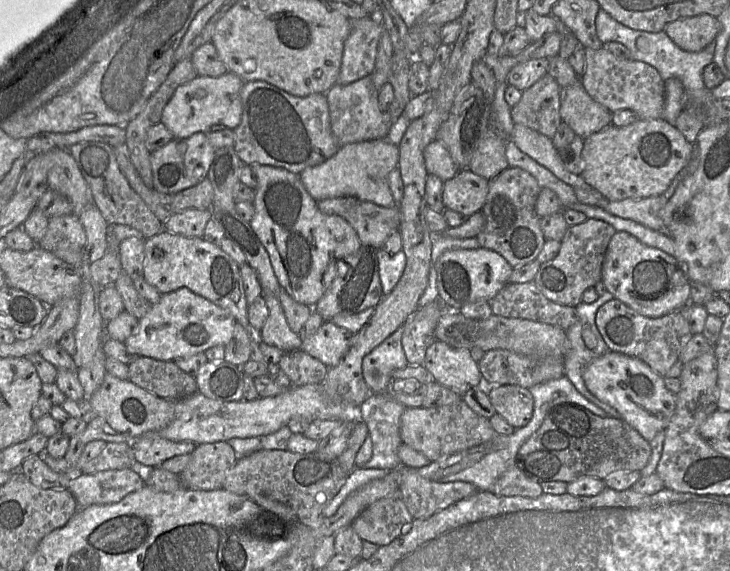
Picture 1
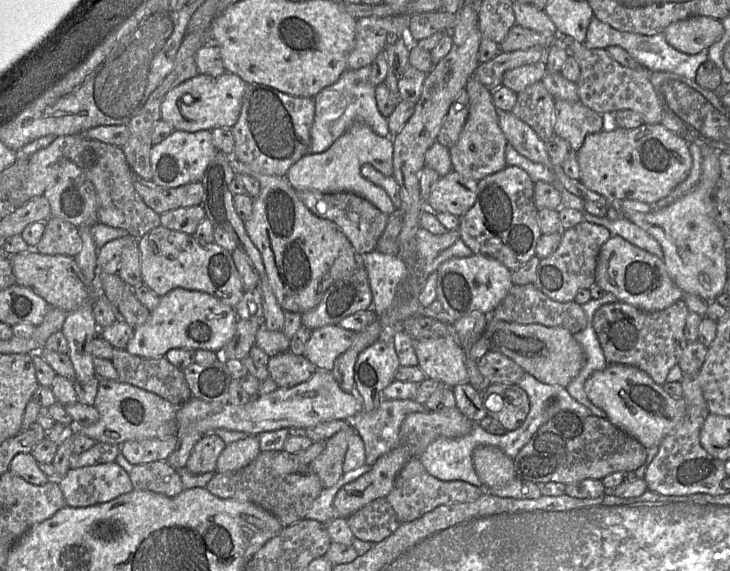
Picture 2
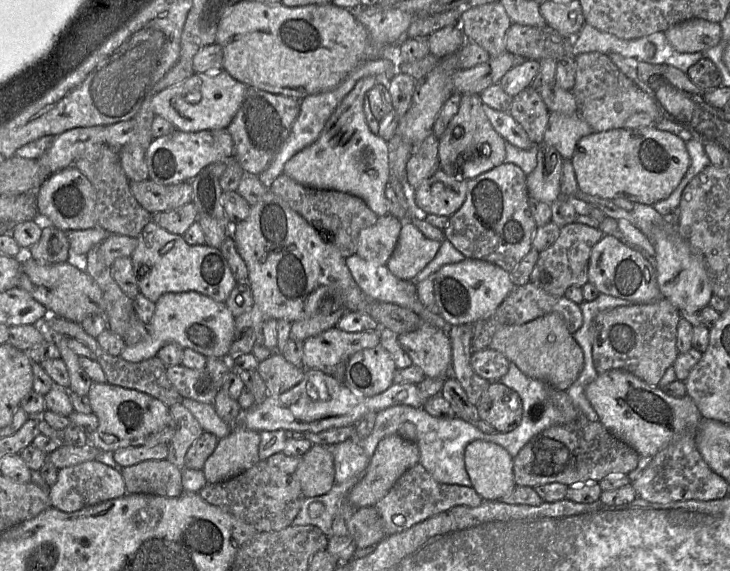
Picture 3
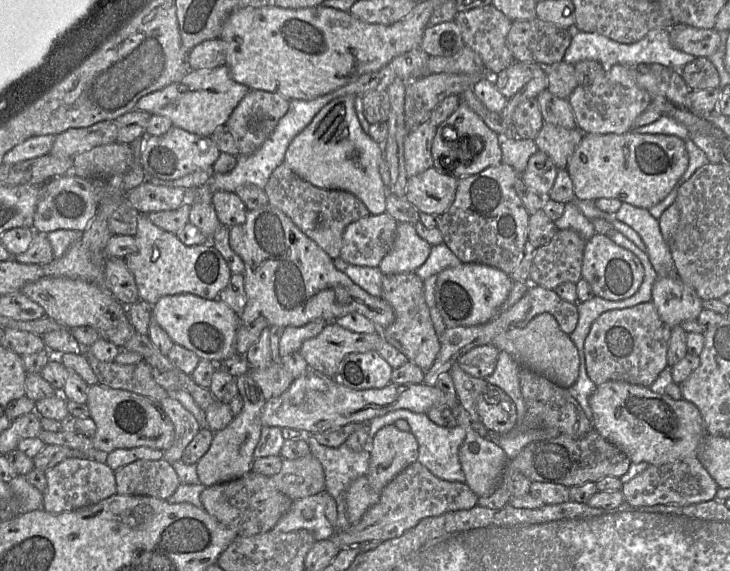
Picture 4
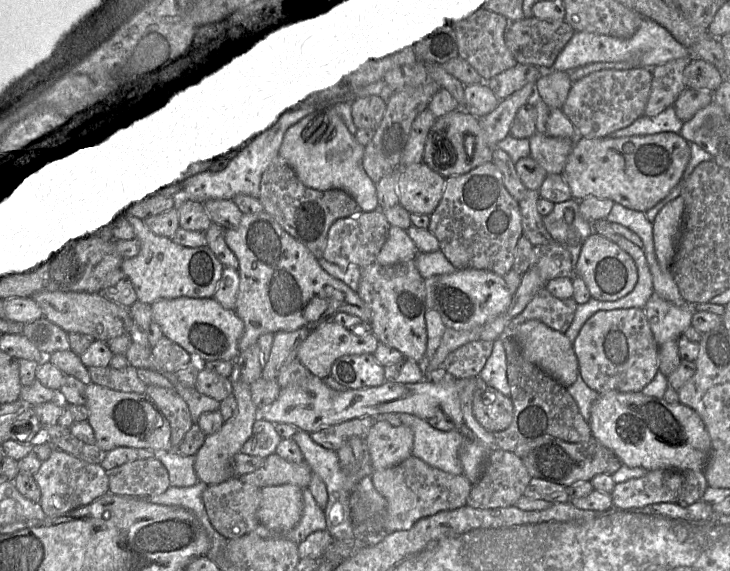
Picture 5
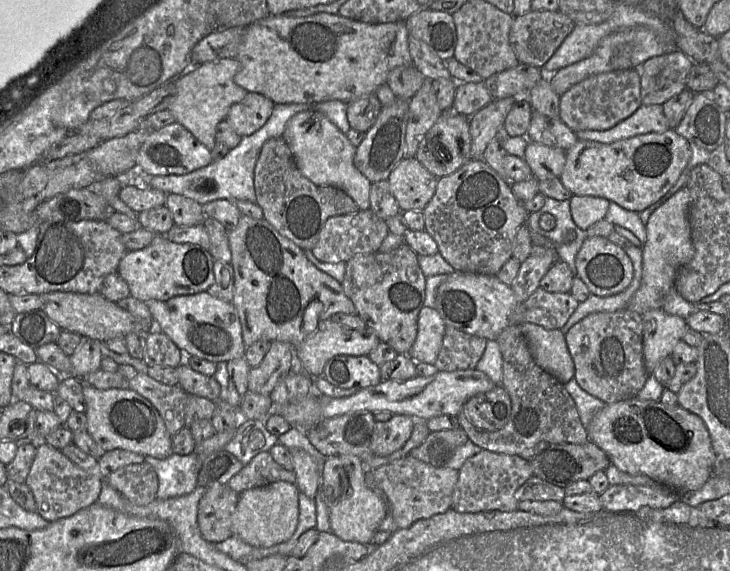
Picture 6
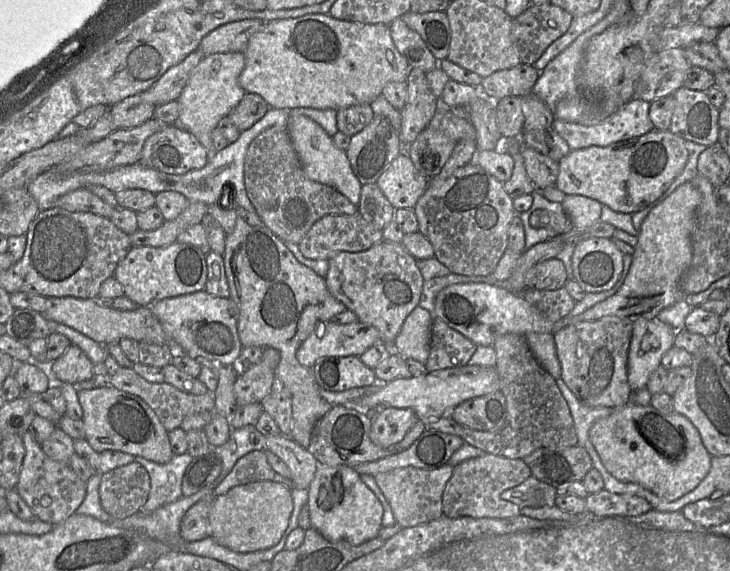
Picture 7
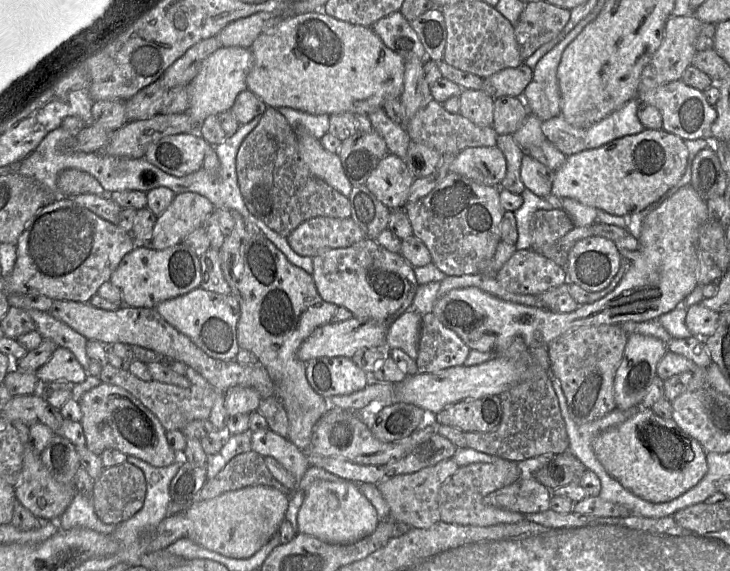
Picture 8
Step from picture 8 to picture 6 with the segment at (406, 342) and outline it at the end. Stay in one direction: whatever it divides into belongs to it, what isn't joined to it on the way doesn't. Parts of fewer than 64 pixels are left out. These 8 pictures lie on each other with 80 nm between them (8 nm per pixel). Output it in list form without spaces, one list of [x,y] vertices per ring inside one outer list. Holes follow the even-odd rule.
[[[423,307],[418,316],[416,340],[408,356],[414,361],[434,364],[441,349],[446,324],[436,309]]]

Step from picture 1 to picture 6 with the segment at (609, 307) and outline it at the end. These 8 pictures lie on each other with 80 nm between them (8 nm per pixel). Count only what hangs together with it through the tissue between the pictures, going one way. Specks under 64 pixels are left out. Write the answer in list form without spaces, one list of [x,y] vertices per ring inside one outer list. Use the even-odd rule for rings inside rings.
[[[627,309],[588,315],[565,334],[573,359],[574,379],[588,394],[606,404],[636,397],[649,374],[643,361],[642,315]]]

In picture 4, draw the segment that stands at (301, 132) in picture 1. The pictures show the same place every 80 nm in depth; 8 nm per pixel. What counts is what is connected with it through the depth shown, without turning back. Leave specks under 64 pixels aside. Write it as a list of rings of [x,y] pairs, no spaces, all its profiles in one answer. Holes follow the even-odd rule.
[[[248,91],[225,124],[239,155],[250,155],[260,148],[287,113],[289,104],[290,100],[275,93]]]

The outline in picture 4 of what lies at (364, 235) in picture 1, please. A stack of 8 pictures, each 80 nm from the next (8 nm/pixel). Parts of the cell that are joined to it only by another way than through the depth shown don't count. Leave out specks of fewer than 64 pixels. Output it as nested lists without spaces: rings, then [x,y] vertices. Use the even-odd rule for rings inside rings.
[[[285,162],[275,168],[263,189],[267,195],[268,203],[289,217],[332,259],[338,258],[340,255],[346,227],[370,214],[364,203],[352,193],[313,186],[296,175]]]

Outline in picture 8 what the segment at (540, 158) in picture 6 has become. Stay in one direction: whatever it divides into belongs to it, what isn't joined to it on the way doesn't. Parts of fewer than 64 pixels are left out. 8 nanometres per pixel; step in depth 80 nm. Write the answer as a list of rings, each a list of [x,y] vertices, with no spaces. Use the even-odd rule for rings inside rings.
[[[524,152],[520,177],[526,189],[539,197],[546,198],[550,194],[554,175],[555,171]]]

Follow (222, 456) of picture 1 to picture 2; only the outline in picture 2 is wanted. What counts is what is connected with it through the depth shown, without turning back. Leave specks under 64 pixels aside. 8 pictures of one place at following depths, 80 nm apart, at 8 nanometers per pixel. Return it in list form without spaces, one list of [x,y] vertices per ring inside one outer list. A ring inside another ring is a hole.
[[[215,433],[203,435],[195,444],[186,464],[194,474],[215,473],[219,455],[226,443]]]

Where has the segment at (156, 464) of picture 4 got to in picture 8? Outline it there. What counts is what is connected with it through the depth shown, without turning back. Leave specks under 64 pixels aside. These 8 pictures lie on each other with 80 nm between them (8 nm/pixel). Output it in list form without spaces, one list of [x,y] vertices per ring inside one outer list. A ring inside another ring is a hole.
[[[125,462],[105,468],[95,480],[92,493],[94,510],[102,522],[118,525],[140,510],[145,495],[143,471]]]

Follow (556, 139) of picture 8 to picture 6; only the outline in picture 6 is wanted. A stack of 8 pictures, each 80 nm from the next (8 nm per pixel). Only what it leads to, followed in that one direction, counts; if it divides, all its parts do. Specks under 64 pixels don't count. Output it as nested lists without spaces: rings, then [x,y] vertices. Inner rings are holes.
[[[642,104],[632,115],[608,130],[581,130],[575,134],[578,140],[613,143],[642,134],[663,133],[669,129],[661,105]]]

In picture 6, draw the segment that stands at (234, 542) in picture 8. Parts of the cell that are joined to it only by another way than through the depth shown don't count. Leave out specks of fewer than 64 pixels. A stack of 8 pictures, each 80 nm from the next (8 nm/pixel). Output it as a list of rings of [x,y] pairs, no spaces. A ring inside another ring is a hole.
[[[286,481],[242,491],[232,515],[232,536],[257,547],[272,546],[286,540],[294,533],[298,524],[299,493],[295,483]]]

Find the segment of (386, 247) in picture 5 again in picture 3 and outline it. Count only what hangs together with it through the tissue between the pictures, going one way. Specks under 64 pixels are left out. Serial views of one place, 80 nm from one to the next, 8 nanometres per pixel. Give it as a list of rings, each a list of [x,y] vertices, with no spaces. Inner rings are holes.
[[[410,220],[402,223],[397,245],[386,266],[403,280],[414,280],[436,256],[441,241],[426,238]]]

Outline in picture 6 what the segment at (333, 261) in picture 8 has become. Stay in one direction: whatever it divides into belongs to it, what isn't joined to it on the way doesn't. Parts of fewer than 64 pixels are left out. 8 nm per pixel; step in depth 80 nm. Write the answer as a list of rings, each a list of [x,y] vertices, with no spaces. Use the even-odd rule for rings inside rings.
[[[407,244],[389,251],[356,255],[346,263],[343,280],[340,282],[345,295],[351,299],[356,308],[356,313],[363,319],[366,326],[375,331],[380,341],[390,345],[398,354],[408,355],[413,346],[418,332],[418,316],[424,307],[425,282],[419,264],[418,255]]]

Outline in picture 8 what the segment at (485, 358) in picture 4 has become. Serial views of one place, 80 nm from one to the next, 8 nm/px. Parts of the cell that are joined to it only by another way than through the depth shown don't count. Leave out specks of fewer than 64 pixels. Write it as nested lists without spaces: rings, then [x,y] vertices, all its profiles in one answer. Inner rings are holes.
[[[433,312],[422,315],[418,355],[415,359],[419,373],[431,373],[449,367],[463,365],[470,348],[451,329],[447,328]]]

